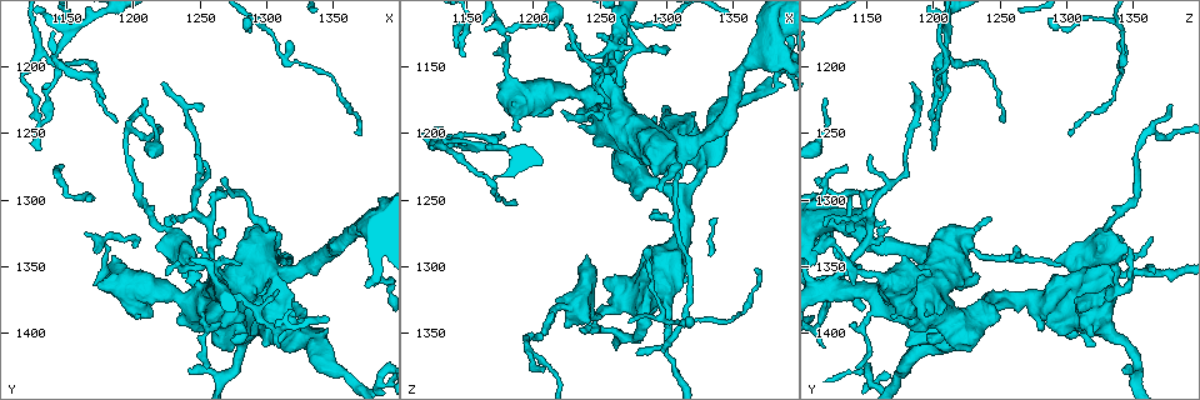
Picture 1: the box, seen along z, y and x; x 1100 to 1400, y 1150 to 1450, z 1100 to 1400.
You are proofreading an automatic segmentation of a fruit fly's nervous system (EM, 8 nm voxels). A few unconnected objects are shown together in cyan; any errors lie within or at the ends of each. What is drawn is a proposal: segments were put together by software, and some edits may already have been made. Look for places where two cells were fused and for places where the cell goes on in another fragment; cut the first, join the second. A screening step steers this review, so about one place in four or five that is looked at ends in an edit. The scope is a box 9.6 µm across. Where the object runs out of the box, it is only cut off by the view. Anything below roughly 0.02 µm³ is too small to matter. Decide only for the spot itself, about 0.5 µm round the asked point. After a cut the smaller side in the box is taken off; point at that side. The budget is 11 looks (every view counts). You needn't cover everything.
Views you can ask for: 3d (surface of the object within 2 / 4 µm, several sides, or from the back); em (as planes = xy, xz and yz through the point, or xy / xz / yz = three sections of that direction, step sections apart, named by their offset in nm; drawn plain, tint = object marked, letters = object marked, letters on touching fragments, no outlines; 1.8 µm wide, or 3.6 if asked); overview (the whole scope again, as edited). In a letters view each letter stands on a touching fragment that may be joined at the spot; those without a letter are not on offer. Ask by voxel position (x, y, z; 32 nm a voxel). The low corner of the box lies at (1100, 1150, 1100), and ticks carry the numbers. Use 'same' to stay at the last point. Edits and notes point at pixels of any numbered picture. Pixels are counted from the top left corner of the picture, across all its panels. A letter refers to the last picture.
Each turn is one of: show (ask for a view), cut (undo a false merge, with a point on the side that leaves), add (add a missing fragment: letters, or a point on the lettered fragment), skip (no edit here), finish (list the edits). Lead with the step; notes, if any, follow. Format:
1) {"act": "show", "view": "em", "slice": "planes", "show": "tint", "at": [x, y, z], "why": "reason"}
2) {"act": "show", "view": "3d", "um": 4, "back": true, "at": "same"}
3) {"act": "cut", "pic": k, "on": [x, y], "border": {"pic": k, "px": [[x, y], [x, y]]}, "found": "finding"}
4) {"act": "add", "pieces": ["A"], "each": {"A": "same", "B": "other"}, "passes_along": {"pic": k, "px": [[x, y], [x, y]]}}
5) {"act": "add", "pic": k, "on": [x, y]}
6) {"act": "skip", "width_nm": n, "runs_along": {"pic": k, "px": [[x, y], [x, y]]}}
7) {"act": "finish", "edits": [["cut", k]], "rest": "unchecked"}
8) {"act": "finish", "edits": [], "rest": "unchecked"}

{"act": "show", "view": "3d", "um": 2, "back": true, "at": [1266, 1368, 1122], "why": "small branch off a trunk"}

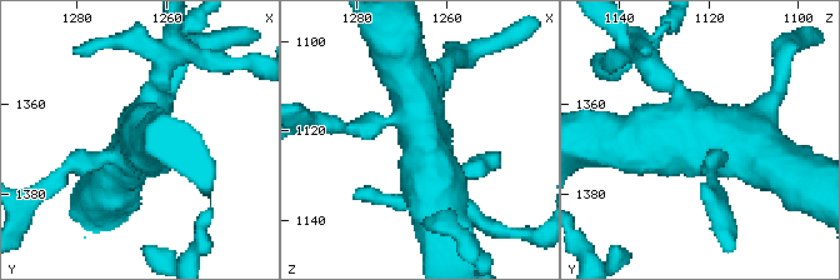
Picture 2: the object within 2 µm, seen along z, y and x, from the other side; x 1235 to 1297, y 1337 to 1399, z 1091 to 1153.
{"act": "show", "view": "em", "slice": "planes", "show": "letters", "at": [1265, 1367, 1120]}

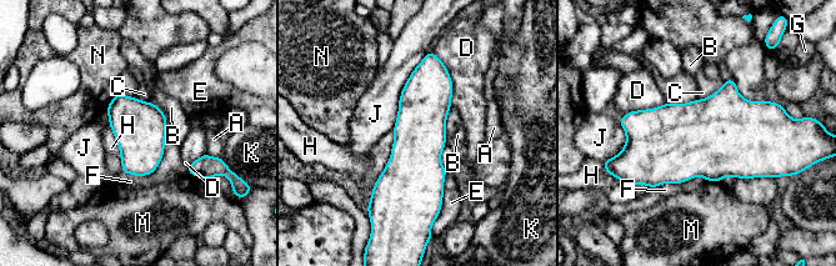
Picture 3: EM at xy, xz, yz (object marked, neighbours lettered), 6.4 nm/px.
{"act": "skip", "each": {"A": "other", "B": "other", "C": "other", "D": "other", "E": "other", "F": "other", "G": "other", "H": "other", "J": "other", "K": "other", "M": "other", "N": "other"}, "border": {"pic": 3, "px": [[393, 131], [391, 155], [369, 202]]}, "found": "one cell here"}

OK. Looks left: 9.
{"act": "show", "view": "3d", "um": 2, "at": [1240, 1344, 1304], "why": "calibre changes"}

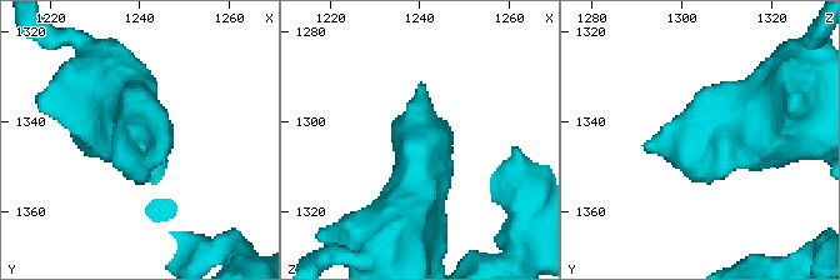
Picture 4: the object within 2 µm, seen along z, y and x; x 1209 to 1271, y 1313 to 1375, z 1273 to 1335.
{"act": "show", "view": "em", "slice": "xy", "step": 4, "show": "tint", "at": [1241, 1344, 1303], "why": "now the EM"}

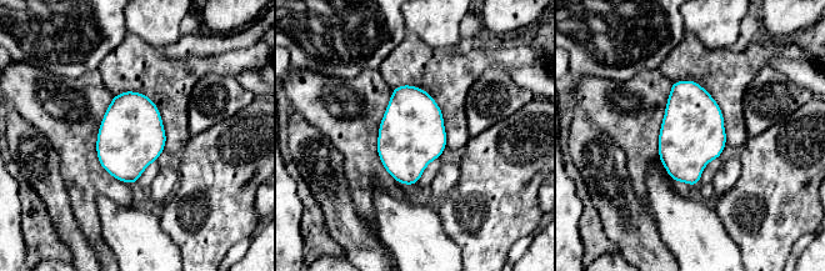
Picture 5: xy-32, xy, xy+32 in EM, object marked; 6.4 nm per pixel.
{"act": "show", "view": "em", "slice": "planes", "show": "letters", "at": "same"}

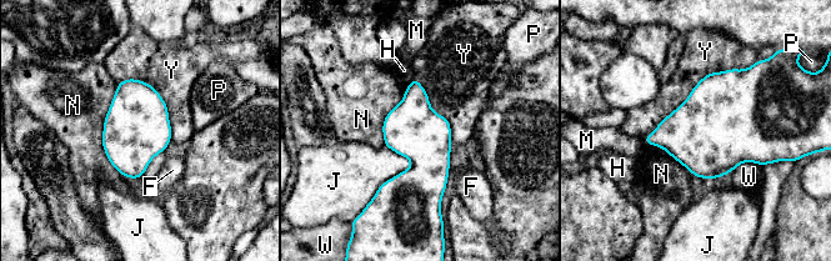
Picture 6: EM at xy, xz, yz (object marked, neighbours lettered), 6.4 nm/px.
{"act": "skip", "each": {"F": "other", "H": "other", "J": "other", "M": "other", "N": "other", "P": "other", "W": "other", "Y": "other"}, "border": {"pic": 6, "px": [[754, 63], [707, 73], [642, 140]]}, "found": "one cell here"}

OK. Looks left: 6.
{"act": "show", "view": "3d", "um": 4, "at": [1306, 1378, 1292], "why": "calibre changes"}

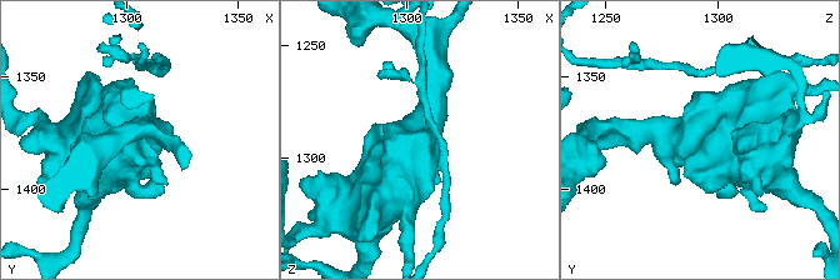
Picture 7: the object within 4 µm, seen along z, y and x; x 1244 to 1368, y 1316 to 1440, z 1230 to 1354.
{"act": "show", "view": "em", "um": 3.6, "slice": "planes", "show": "letters", "at": [1304, 1378, 1290]}

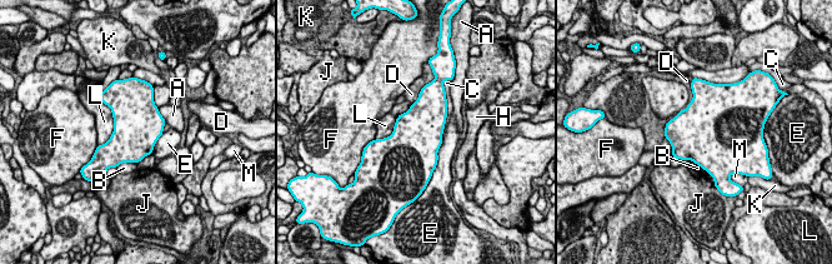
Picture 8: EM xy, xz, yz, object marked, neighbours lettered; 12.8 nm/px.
{"act": "skip", "each": {"A": "other", "B": "other", "C": "other", "D": "other", "E": "other", "F": "other", "H": "other", "J": "other", "K": "other", "L": "other", "M": "other"}, "border": {"pic": 8, "px": [[412, 104], [397, 116]]}, "found": "continuous, no second cell"}

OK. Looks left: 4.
{"act": "show", "view": "3d", "um": 2, "at": [1298, 1326, 1364], "why": "end of a long branch"}

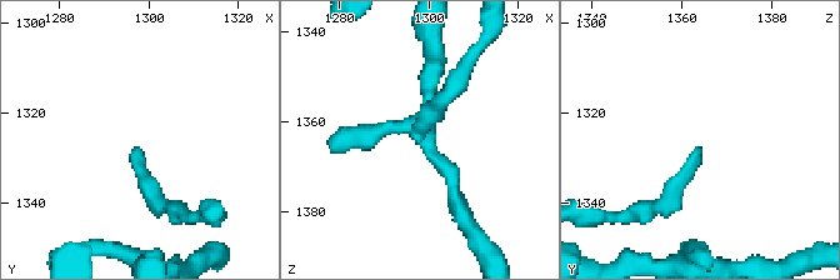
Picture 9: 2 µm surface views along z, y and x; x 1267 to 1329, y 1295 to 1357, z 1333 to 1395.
{"act": "show", "view": "em", "slice": "planes", "show": "letters", "at": [1297, 1328, 1363], "why": "need the tissue"}

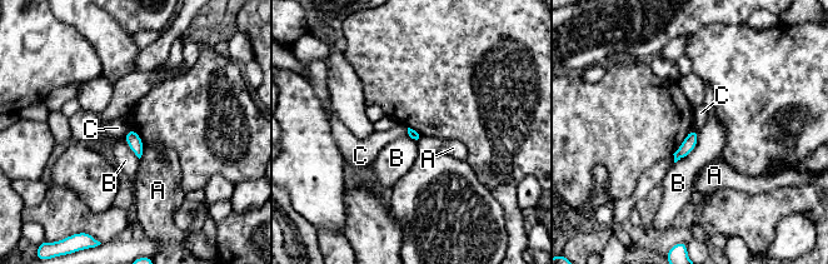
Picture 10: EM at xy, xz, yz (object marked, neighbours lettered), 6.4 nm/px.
{"act": "skip", "longest_contact_nm": ["B", 260], "each": {"A": "other", "B": "other", "C": "other"}, "found": "none of them fits"}

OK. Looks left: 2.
{"act": "show", "view": "3d", "um": 2, "at": [1320, 1184, 1342], "why": "branch stops here"}

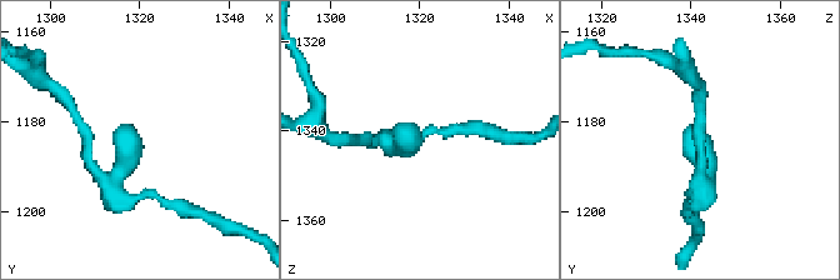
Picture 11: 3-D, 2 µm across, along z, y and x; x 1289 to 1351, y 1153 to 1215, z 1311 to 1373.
{"act": "show", "view": "em", "um": 3.6, "slice": "xz", "step": 4, "show": "letters", "at": [1320, 1184, 1342], "why": "now the EM"}

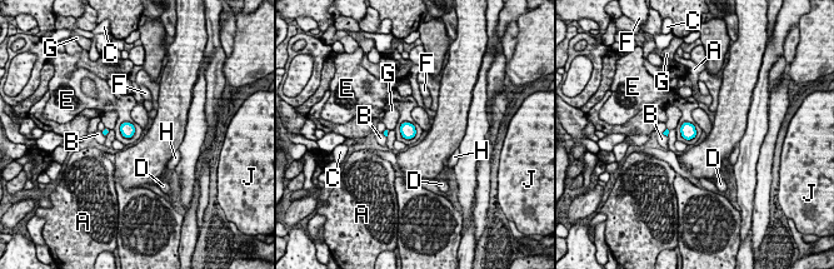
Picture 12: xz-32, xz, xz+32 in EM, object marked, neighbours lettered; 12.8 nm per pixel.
{"act": "skip", "each": {"A": "other", "B": "other", "C": "other", "D": "other", "E": "other", "F": "other", "G": "other", "H": "other", "J": "other"}, "border": {"pic": 12, "px": [[683, 121], [680, 135], [690, 140]]}, "found": "no lettered fragment goes on from it"}

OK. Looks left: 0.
{"act": "finish", "edits": [], "rest": "unchecked"}

